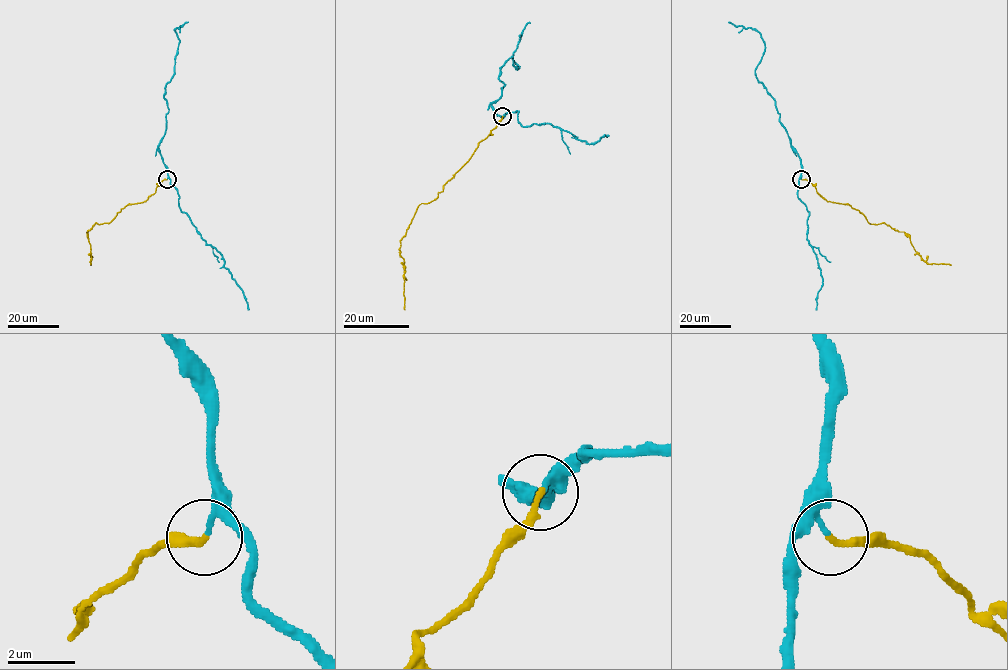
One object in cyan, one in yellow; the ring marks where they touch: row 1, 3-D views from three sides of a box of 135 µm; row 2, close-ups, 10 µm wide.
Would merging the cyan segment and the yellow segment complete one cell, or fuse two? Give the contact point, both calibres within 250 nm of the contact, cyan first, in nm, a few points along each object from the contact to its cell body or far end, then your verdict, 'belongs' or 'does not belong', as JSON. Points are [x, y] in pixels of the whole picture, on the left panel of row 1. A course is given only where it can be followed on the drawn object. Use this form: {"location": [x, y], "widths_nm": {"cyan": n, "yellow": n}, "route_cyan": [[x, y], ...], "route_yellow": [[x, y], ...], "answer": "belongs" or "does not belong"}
{"location": [167, 179], "widths_nm": {"cyan": 170, "yellow": 190}, "route_cyan": [[167, 179], [158, 147], [168, 111], [165, 85], [173, 75], [178, 48], [175, 29], [188, 22]], "route_yellow": [[167, 179], [162, 180], [145, 201], [129, 203], [109, 223], [95, 223], [87, 232], [91, 265]], "answer": "belongs"}

